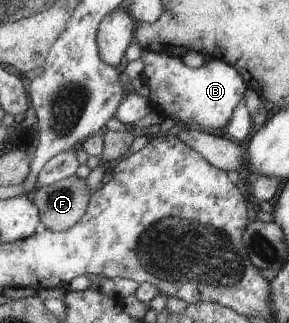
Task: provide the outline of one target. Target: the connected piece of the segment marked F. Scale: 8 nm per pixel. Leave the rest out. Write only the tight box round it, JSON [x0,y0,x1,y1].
[31,175,92,232]

